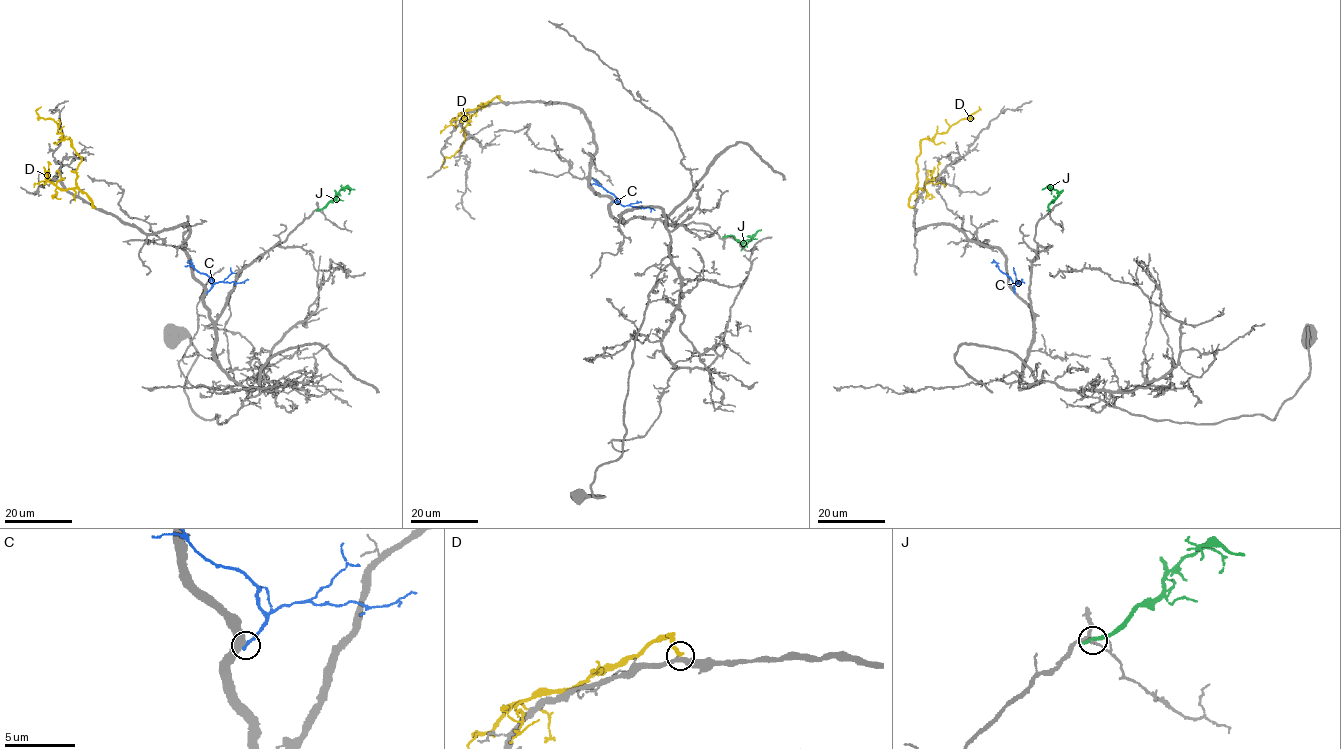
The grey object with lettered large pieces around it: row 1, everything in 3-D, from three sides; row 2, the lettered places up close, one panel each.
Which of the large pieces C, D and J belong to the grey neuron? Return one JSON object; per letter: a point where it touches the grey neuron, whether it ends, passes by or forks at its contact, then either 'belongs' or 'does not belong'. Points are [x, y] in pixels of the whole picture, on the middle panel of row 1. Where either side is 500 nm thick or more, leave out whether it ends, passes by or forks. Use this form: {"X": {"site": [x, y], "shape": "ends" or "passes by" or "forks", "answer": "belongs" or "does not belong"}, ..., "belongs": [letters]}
{"C": {"site": [614, 201], "shape": "ends", "answer": "does not belong"}, "D": {"site": [501, 101], "shape": "ends", "answer": "does not belong"}, "J": {"site": [725, 236], "shape": "ends", "answer": "does not belong"}, "belongs": []}

